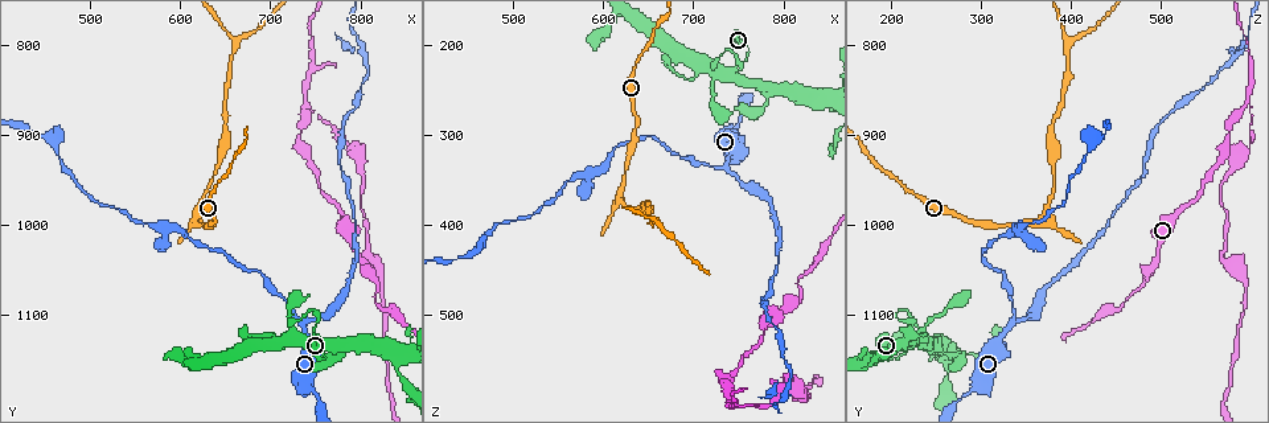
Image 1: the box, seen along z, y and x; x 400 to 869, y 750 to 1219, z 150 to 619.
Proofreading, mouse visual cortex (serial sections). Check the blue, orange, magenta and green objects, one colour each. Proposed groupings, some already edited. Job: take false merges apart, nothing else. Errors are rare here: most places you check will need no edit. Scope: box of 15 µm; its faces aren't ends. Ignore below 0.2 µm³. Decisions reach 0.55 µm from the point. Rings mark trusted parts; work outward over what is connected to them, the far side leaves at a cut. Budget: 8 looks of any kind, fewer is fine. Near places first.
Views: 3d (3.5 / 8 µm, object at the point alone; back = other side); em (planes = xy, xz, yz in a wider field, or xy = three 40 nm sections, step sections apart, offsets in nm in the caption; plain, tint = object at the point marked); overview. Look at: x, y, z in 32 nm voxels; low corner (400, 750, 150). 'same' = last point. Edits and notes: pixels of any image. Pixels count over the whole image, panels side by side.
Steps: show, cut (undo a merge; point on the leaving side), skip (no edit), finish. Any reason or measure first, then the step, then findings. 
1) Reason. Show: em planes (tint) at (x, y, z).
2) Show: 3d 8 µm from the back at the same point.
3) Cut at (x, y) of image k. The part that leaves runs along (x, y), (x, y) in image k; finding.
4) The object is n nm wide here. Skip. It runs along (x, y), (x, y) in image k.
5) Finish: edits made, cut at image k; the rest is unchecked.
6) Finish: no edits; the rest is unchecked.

Calibre changes. Show: 3d 3.5 µm at (745, 1180, 295).

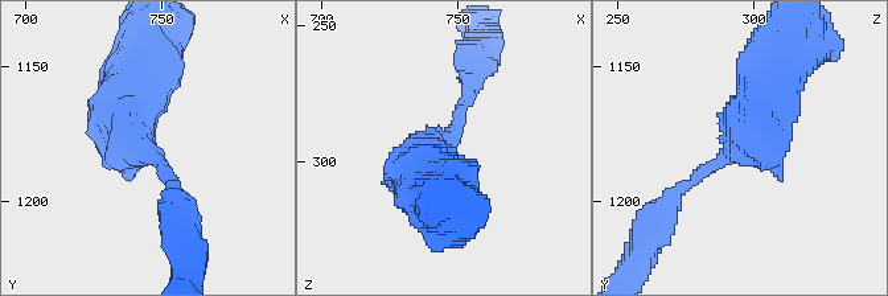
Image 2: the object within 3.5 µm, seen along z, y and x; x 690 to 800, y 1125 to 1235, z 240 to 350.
The arms are 150, 600 nm wide. Show: em xy step 3 (tint) at (745, 1181, 292).

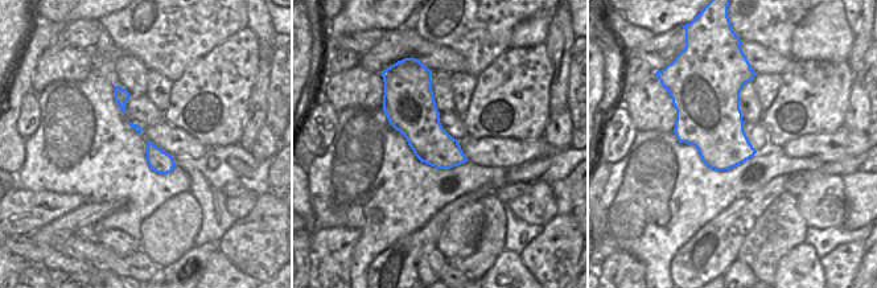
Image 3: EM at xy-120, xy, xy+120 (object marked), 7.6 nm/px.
Skip. It runs along (775, 78), (741, 147), (670, 200) in image 2; one cell here.

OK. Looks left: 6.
Three arms meet. Show: 3d 3.5 µm at (735, 1105, 340).

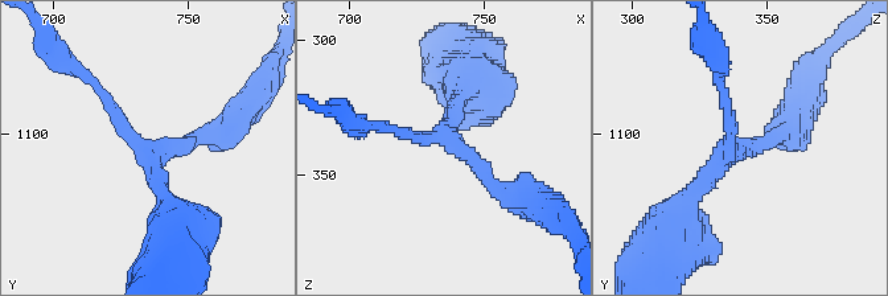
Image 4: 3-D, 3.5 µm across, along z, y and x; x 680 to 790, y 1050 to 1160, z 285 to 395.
3 arms meet here; the arms are 150, 200, 250 nm wide. Show: em planes (tint) at (738, 1107, 337).

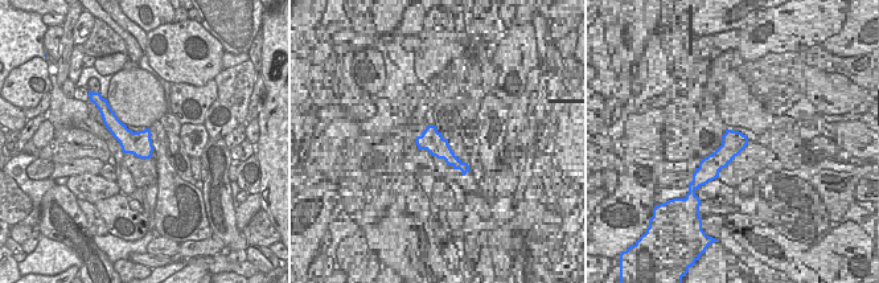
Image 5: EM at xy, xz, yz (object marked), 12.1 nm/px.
Skip. It runs along (168, 220), (152, 151), (95, 86) in image 4; one cell here.

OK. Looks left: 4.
Thick turns thin. Show: 3d 3.5 µm at (570, 1000, 350).

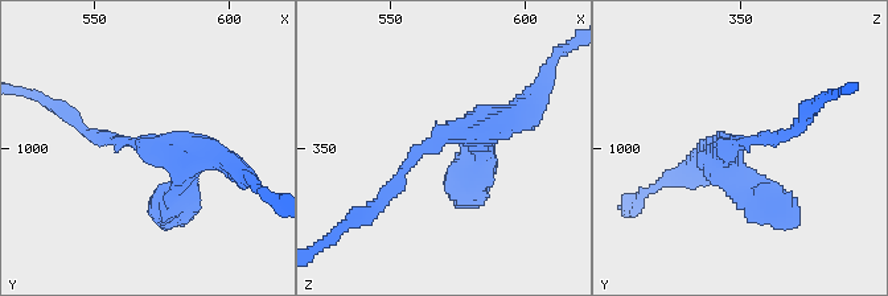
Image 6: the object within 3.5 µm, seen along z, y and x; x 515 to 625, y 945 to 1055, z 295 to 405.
Show: em xy step 5 (tint) at (568, 999, 347).

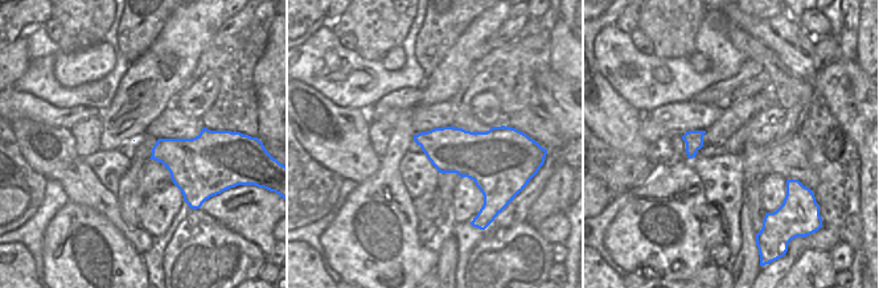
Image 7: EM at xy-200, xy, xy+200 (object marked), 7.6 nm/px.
The object is 340 nm wide here. Skip. It runs along (517, 112), (420, 149), (379, 200) in image 6; continuous, no second cell.

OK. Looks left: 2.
Finish: no edits; the rest is unchecked.

